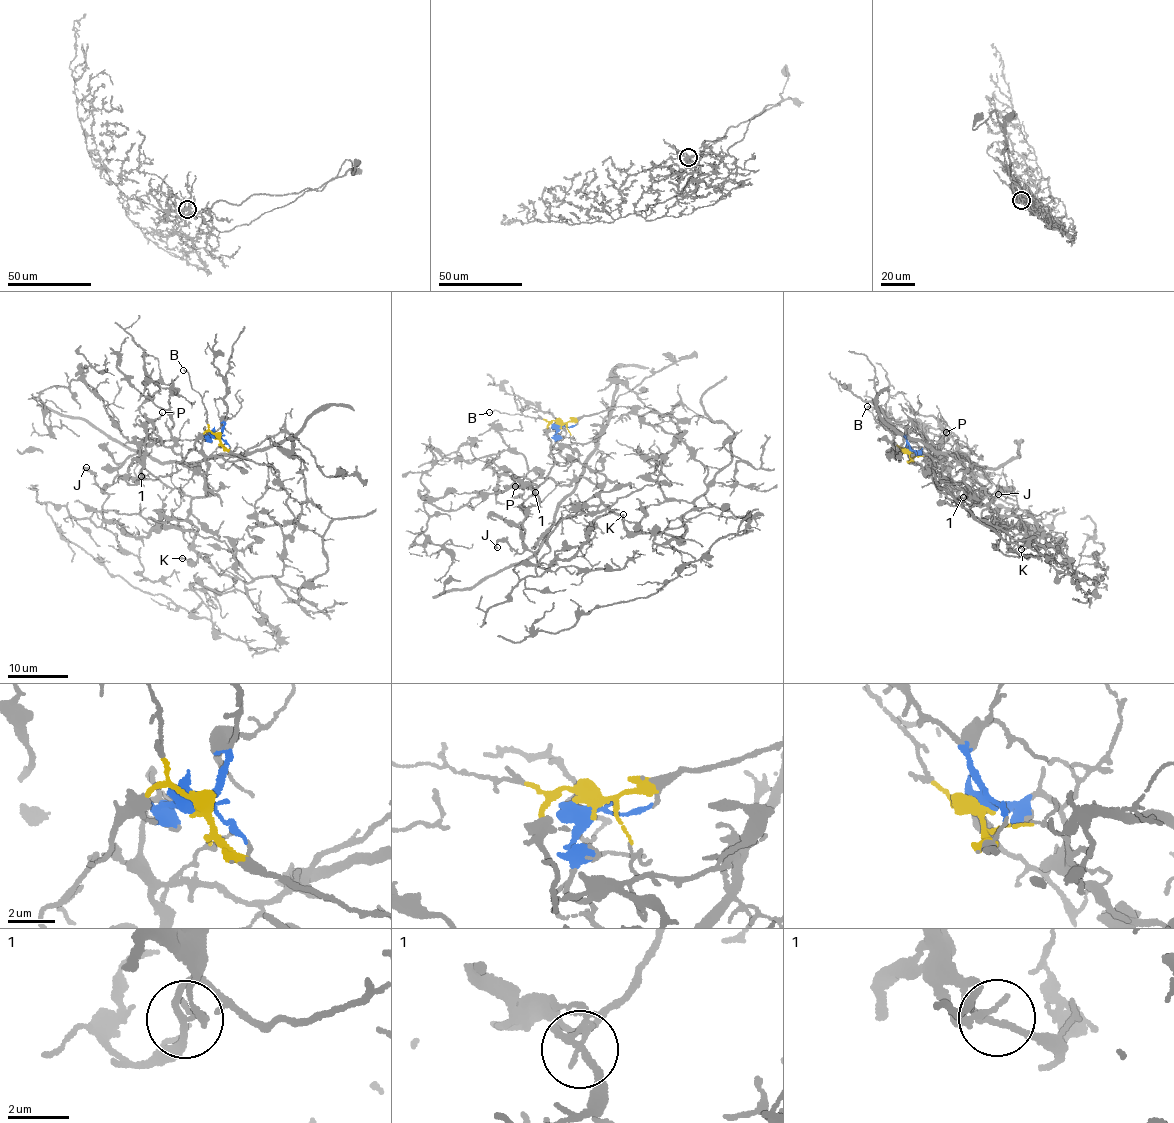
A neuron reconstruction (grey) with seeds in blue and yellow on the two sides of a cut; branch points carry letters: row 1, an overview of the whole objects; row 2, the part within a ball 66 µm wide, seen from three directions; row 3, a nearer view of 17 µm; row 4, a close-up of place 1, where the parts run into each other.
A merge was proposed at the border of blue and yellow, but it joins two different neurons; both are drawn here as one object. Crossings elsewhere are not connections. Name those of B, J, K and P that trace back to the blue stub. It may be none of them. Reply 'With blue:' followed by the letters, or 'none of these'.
With blue: K, P

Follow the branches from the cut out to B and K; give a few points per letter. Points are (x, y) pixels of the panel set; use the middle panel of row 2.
B: (559, 424), (542, 418), (496, 410), (490, 412)
K: (559, 424), (554, 447), (569, 446), (603, 475), (605, 484), (594, 495), (636, 534), (641, 527), (623, 513)

